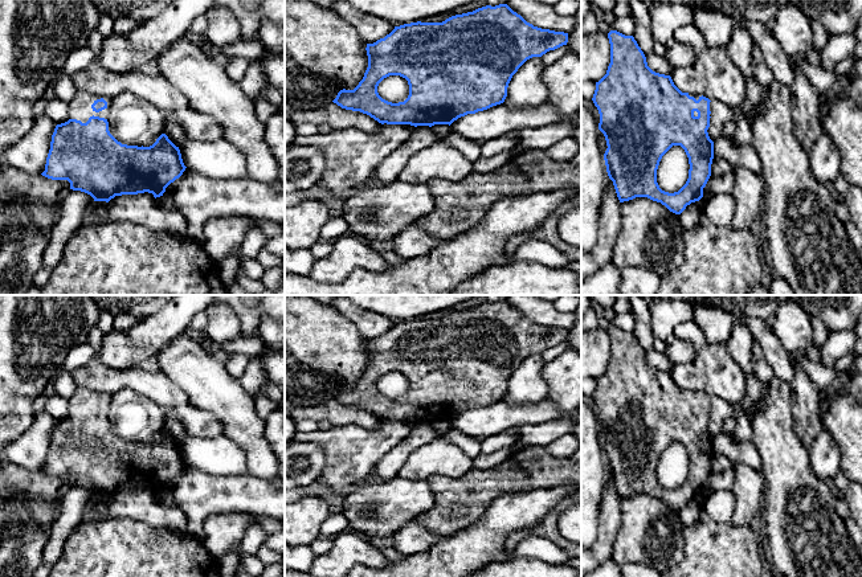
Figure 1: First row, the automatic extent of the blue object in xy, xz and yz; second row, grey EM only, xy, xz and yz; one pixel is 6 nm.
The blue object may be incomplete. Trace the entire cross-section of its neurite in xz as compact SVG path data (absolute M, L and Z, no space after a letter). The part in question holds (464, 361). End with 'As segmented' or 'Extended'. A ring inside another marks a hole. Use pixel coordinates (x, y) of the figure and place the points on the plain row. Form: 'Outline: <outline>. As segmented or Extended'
Outline: M507 300L486 302L473 308L452 312L442 319L404 320L395 323L384 335L367 340L368 364L363 376L354 386L340 386L332 398L342 405L367 410L381 421L450 422L461 413L503 400L512 372L527 356L542 353L567 339L568 330L534 323ZM389 372L400 372L408 377L409 392L404 398L392 400L379 392L379 380Z. As segmented

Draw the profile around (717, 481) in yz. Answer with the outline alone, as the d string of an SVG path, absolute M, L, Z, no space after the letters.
M734 468L723 472L710 472L706 483L703 484L703 494L719 491L719 490L732 490L735 482Z

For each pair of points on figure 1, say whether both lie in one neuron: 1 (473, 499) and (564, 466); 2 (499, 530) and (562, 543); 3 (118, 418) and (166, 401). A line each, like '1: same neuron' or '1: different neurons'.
1: same neuron
2: different neurons
3: different neurons

